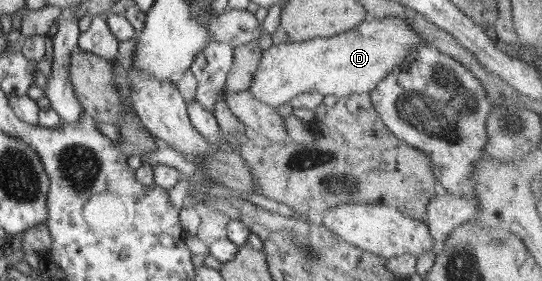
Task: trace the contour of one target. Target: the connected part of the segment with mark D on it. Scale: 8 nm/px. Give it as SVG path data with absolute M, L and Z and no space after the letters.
M400 17L367 18L361 25L348 31L325 38L315 37L308 41L284 42L262 52L259 65L253 73L248 92L258 101L273 108L290 104L299 93L318 92L323 96L335 95L338 98L350 94L370 93L376 84L396 66L407 62L407 53L420 42L426 42L418 29Z

